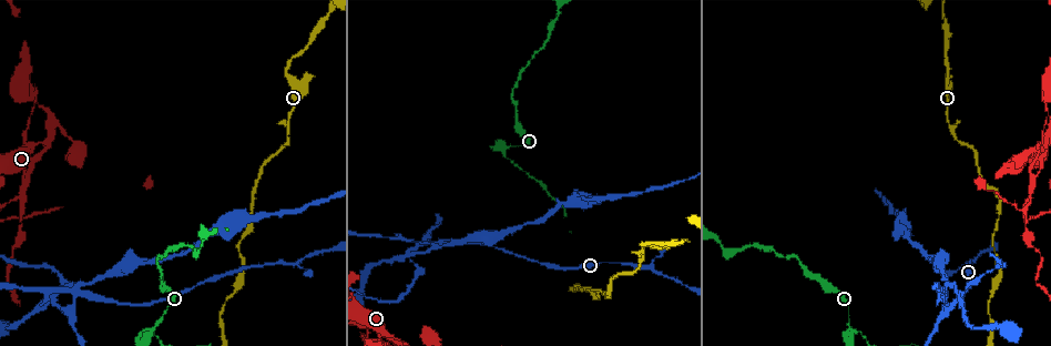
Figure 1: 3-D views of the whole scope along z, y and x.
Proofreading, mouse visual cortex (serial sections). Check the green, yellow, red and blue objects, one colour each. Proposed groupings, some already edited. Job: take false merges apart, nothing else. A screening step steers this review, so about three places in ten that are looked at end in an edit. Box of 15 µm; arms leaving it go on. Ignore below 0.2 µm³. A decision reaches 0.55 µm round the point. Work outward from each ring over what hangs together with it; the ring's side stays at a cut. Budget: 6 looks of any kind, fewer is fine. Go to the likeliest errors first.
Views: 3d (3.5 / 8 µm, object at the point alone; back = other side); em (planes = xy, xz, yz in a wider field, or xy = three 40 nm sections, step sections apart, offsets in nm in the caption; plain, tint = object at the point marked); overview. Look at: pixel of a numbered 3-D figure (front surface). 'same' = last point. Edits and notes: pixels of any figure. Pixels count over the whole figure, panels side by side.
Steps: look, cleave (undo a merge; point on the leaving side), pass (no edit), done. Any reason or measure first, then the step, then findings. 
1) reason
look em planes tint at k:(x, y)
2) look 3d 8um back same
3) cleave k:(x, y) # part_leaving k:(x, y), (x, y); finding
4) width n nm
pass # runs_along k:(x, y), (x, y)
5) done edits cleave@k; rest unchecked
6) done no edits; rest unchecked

four or more arms meet
look 3d 3.5um back at 1:(946, 292)

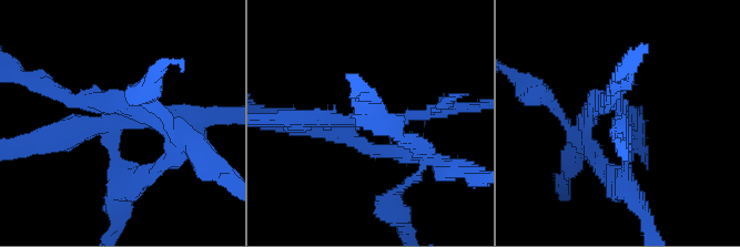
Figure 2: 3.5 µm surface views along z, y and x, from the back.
look em xy step 5 tint at 2:(353, 121)

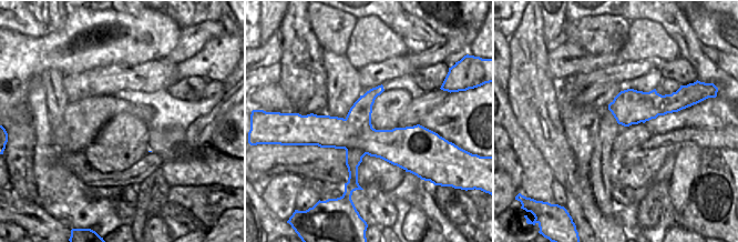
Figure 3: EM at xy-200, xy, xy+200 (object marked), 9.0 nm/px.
cleave 2:(617, 168) # two cells meet here

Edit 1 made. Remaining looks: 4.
a fork
look 3d 8um at 1:(1030, 196)

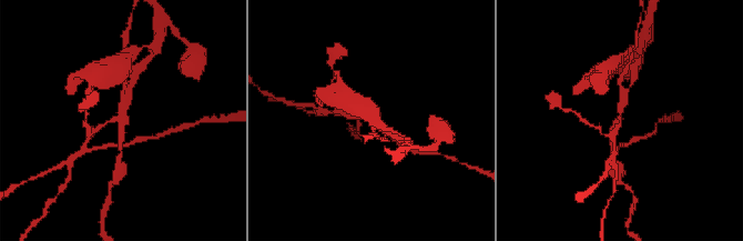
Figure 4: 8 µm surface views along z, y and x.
arms 3; arm_widths 150, 200, 200 nm
look em xy step 5 tint at 4:(619, 115)

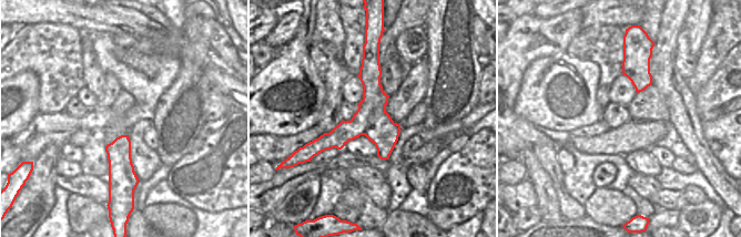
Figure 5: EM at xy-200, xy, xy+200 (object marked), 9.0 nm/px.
cleave 4:(139, 139) # two cells meet here

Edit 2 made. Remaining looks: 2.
done edits cleave@2, cleave@4; rest unchecked

